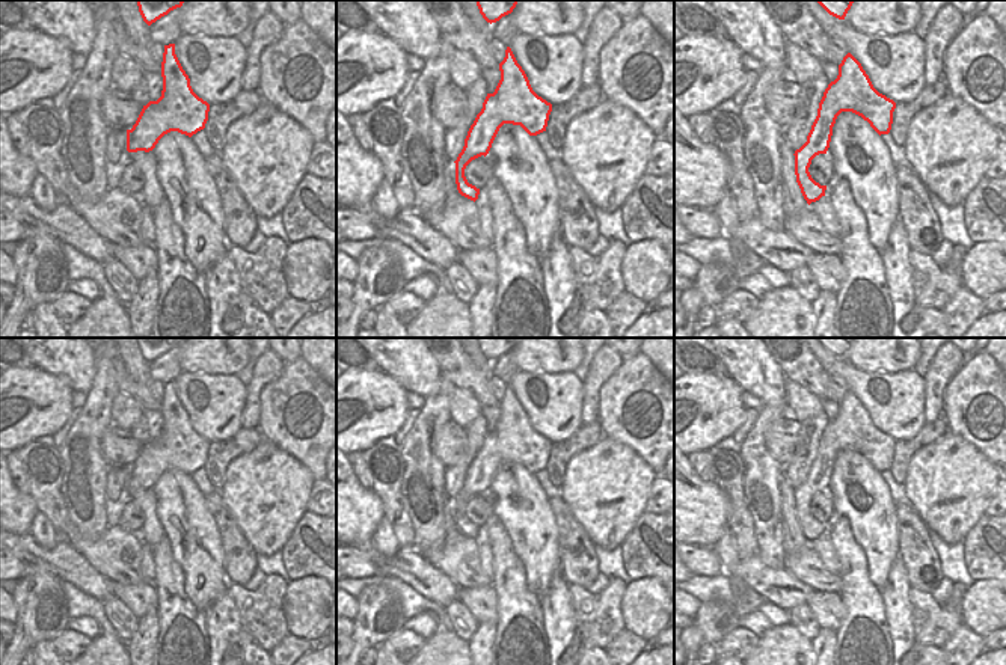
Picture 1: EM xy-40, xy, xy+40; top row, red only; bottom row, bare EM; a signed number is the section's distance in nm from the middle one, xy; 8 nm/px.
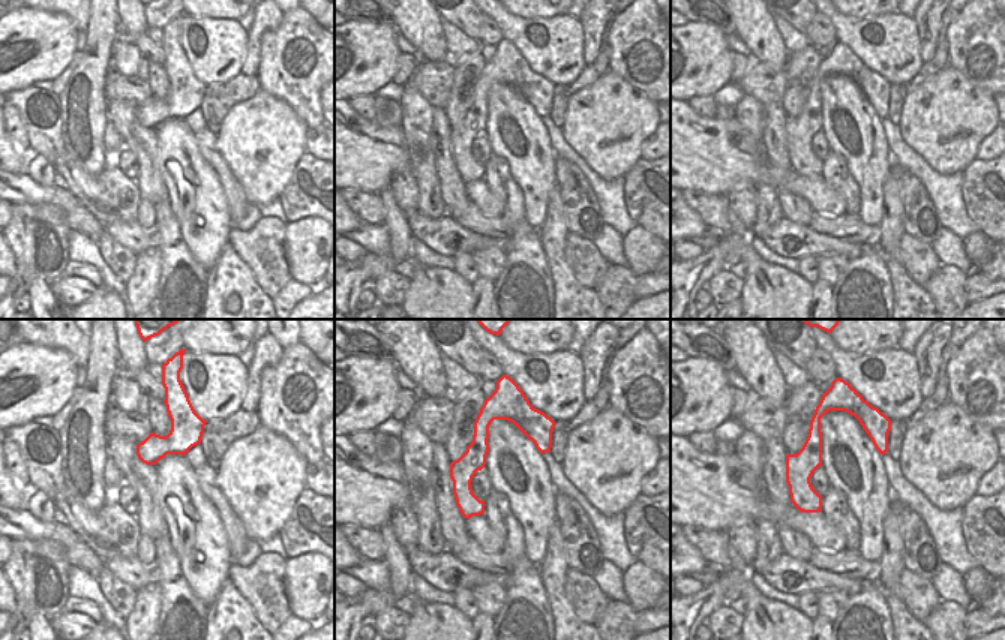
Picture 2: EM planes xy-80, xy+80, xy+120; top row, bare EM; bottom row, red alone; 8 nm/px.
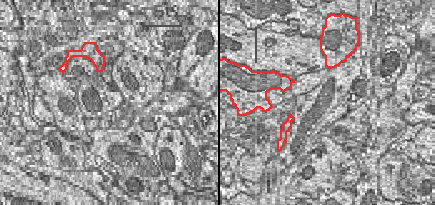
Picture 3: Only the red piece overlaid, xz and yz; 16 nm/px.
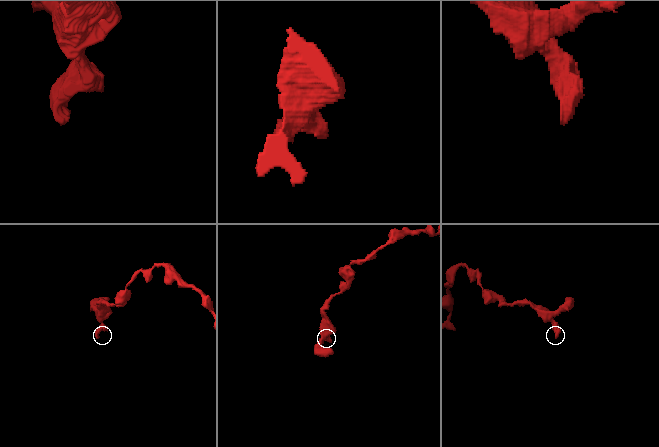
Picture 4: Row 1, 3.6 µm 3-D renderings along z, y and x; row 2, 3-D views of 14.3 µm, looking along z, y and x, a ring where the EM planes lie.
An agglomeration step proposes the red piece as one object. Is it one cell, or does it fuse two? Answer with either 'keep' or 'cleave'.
keep

